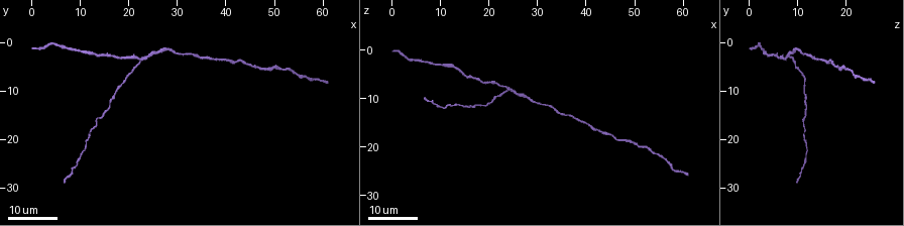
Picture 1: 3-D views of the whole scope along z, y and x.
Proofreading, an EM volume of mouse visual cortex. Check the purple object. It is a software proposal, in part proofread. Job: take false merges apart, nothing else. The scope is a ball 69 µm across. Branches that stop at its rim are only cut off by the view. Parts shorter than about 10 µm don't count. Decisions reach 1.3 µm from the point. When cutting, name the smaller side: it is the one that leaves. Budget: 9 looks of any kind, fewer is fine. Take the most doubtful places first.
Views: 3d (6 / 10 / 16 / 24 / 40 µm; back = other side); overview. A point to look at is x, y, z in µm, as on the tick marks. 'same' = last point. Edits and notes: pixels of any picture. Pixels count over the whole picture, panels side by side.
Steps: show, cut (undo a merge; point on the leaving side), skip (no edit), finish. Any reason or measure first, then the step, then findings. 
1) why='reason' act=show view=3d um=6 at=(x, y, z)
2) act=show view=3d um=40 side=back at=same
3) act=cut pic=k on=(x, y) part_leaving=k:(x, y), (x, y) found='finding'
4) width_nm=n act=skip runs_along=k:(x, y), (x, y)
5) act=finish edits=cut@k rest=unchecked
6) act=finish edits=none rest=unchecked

why='two arms in line, one across' act=show view=3d um=16 at=(24.0, 3.0, 8.0)

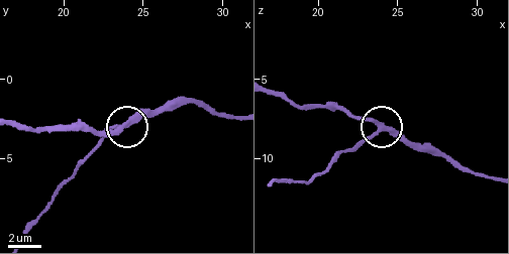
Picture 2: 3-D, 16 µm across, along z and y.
act=show view=3d um=10 at=(23.9, 3.0, 8.0)

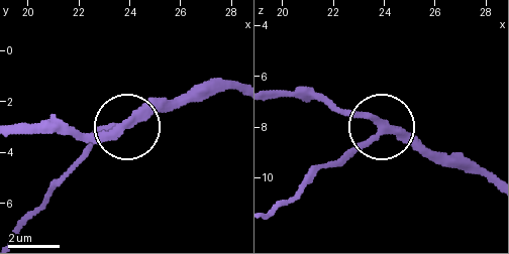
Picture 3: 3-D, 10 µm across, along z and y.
arms=3 act=skip found='one neuron here'

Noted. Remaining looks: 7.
act=show view=3d um=16 at=(28.5, 1.0, 10.0)

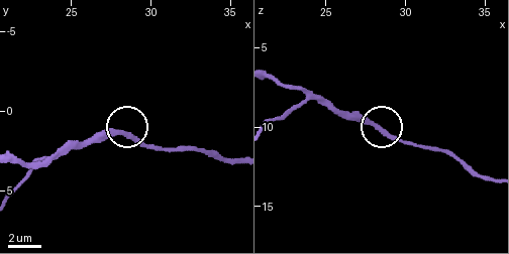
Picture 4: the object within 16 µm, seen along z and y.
act=show view=3d um=6 at=(28.3, 1.5, 10.2)

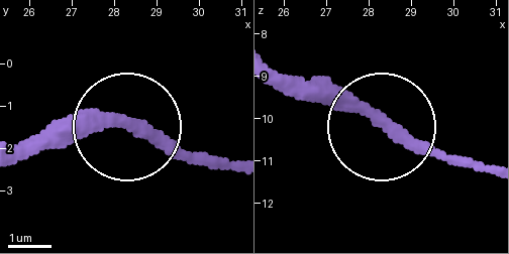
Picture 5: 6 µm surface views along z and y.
act=skip runs_along=5:(379, 128), (278, 89) found='one neuron here'

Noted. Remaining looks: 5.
why='calibre changes' act=show view=3d um=16 at=(50.5, 5.0, 19.5)

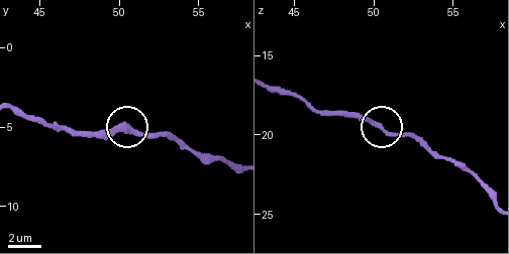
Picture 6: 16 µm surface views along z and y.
act=show view=3d um=10 at=(50.2, 5.0, 19.3)

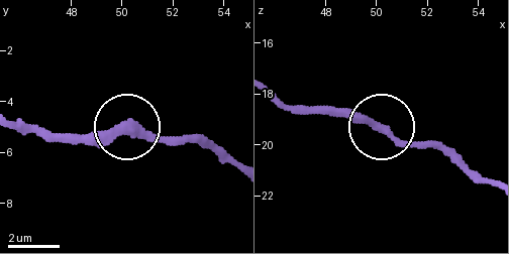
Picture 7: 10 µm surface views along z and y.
act=show view=3d um=6 at=(50.2, 5.1, 19.4)

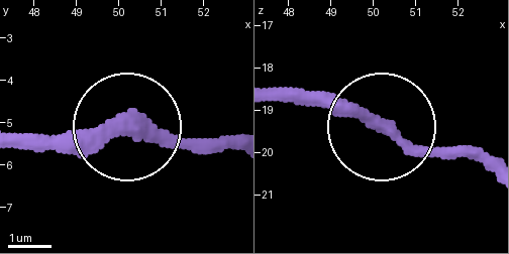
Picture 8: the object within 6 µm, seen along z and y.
act=skip runs_along=8:(272, 97), (347, 100), (489, 172) found='continuous, no second neuron'

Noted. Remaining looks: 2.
why='sudden change in width' act=show view=3d um=16 at=(10.5, 2.0, 3.0)

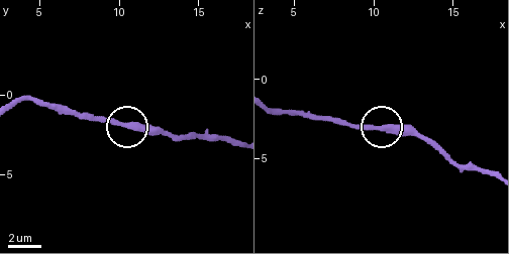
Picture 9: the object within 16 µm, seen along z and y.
why='zoom in' act=show view=3d um=6 at=(10.7, 2.0, 3.1)

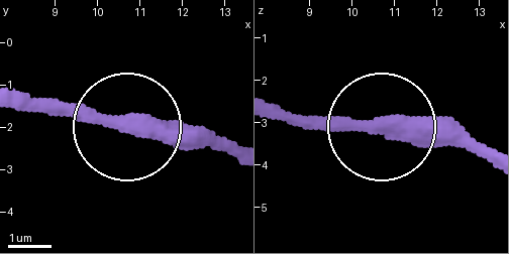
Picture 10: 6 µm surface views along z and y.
act=skip runs_along=10:(237, 152), (205, 134), (24, 112) found='all the same neuron'

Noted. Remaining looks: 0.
act=finish edits=none rest=unchecked

